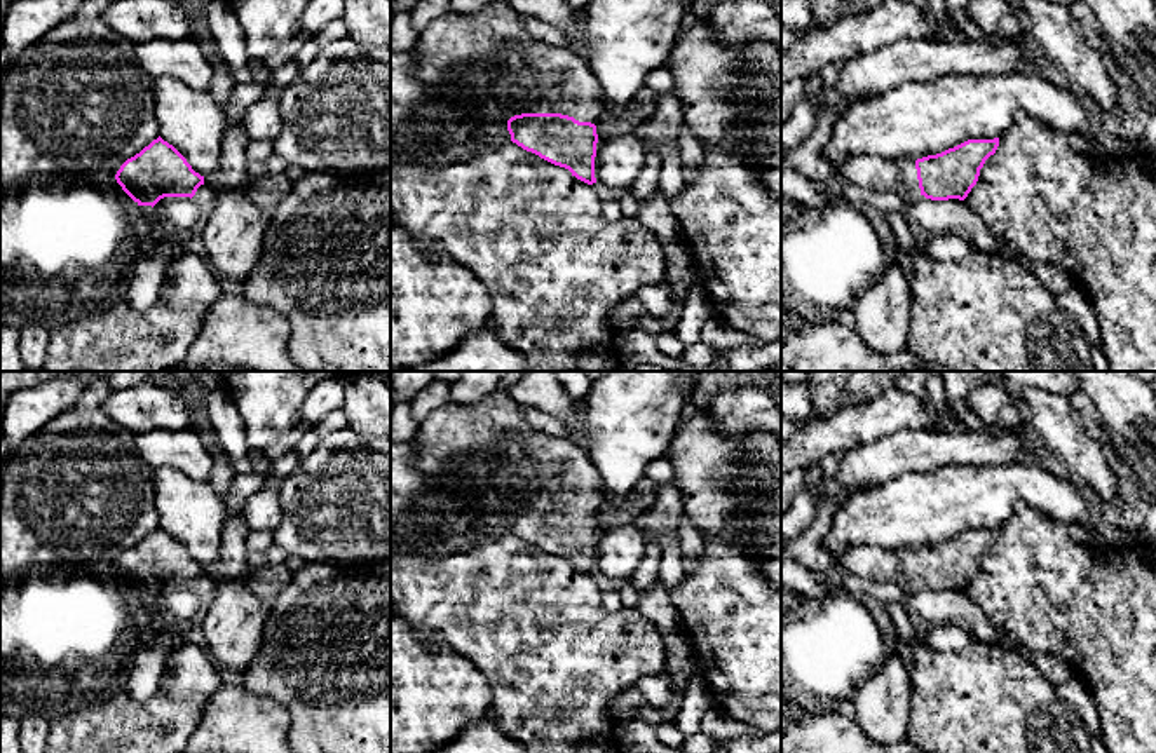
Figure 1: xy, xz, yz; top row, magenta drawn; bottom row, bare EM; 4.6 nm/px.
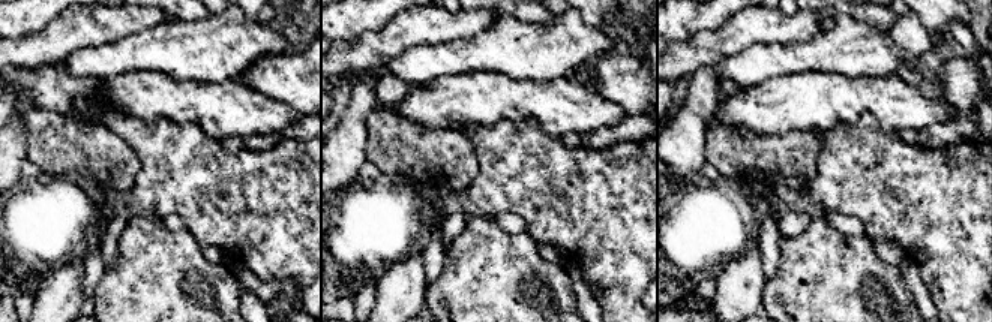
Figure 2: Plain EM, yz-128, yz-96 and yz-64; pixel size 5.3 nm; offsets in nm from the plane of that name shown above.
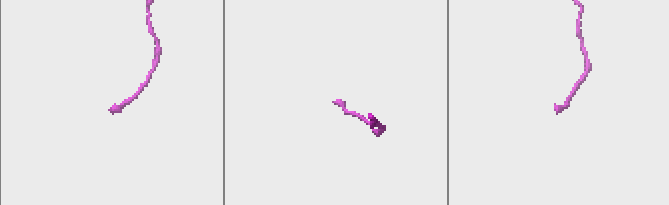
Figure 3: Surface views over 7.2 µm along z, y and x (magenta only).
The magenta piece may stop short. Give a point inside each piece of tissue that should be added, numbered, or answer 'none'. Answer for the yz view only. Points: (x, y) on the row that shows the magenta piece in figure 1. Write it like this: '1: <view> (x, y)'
1: yz (869, 171)

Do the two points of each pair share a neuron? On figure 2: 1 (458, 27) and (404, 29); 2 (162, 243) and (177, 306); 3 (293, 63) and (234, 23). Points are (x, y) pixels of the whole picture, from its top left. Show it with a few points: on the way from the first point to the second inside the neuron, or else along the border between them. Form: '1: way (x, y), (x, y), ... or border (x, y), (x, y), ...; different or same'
1: way (444, 27), (417, 27); same
2: way (162, 258), (162, 291); same
3: border (290, 50), (261, 54), (246, 66); different

